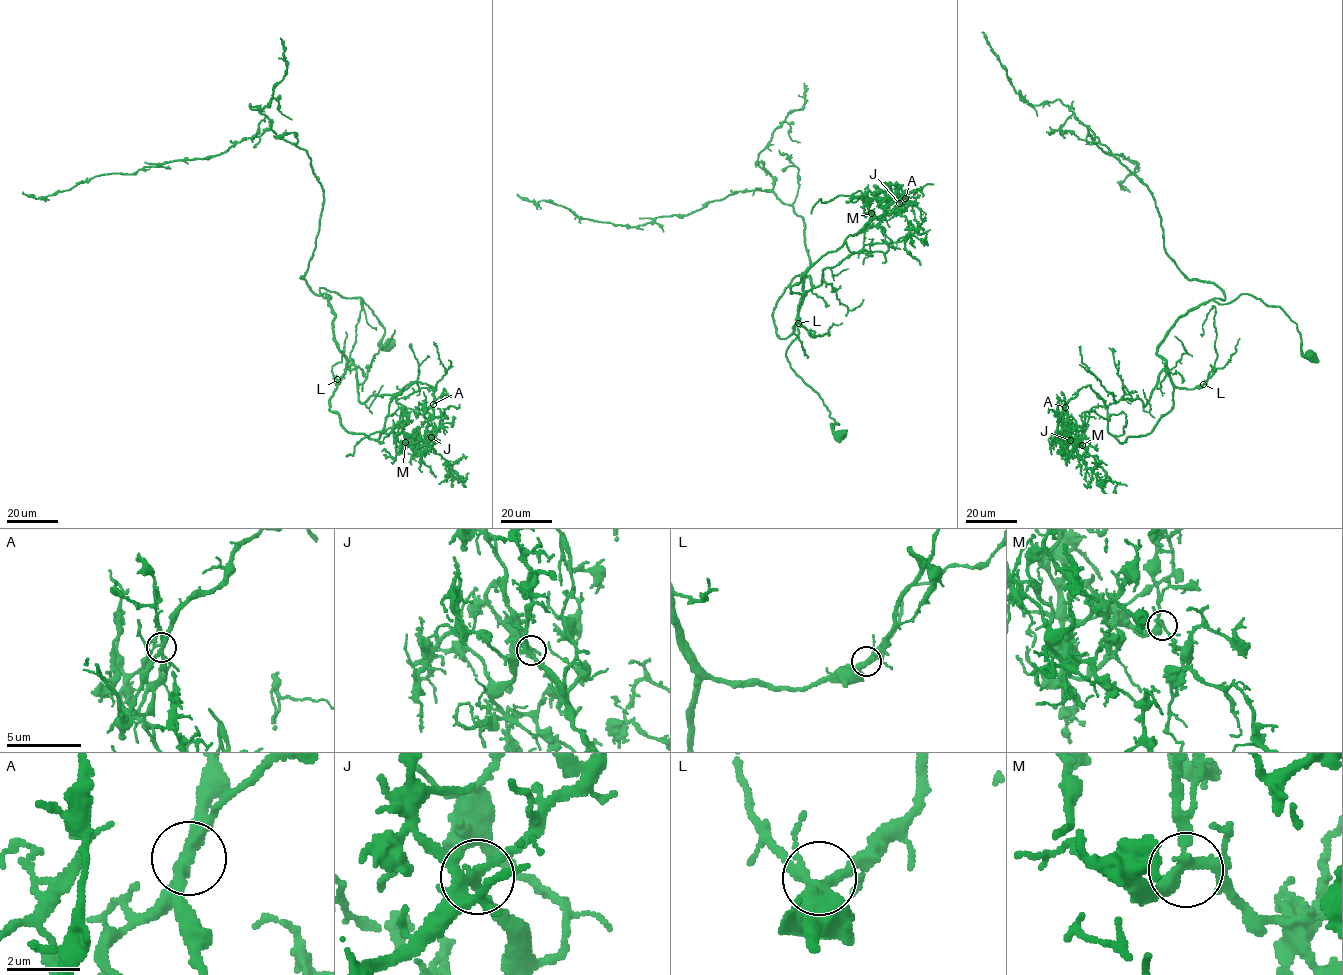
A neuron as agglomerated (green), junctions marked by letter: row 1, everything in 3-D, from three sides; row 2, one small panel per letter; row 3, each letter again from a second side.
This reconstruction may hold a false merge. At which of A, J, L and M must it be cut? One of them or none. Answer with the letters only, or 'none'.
A

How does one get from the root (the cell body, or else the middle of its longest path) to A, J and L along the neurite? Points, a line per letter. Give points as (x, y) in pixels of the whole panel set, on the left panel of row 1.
A: (390, 346), (361, 298), (320, 289), (361, 402), (394, 395), (401, 407), (390, 415), (417, 382), (432, 404)
J: (390, 346), (361, 298), (320, 289), (358, 399), (394, 395), (400, 449), (431, 437)
L: (390, 346), (382, 346), (384, 327), (361, 298), (321, 288), (331, 297), (333, 338), (346, 358), (337, 379)

